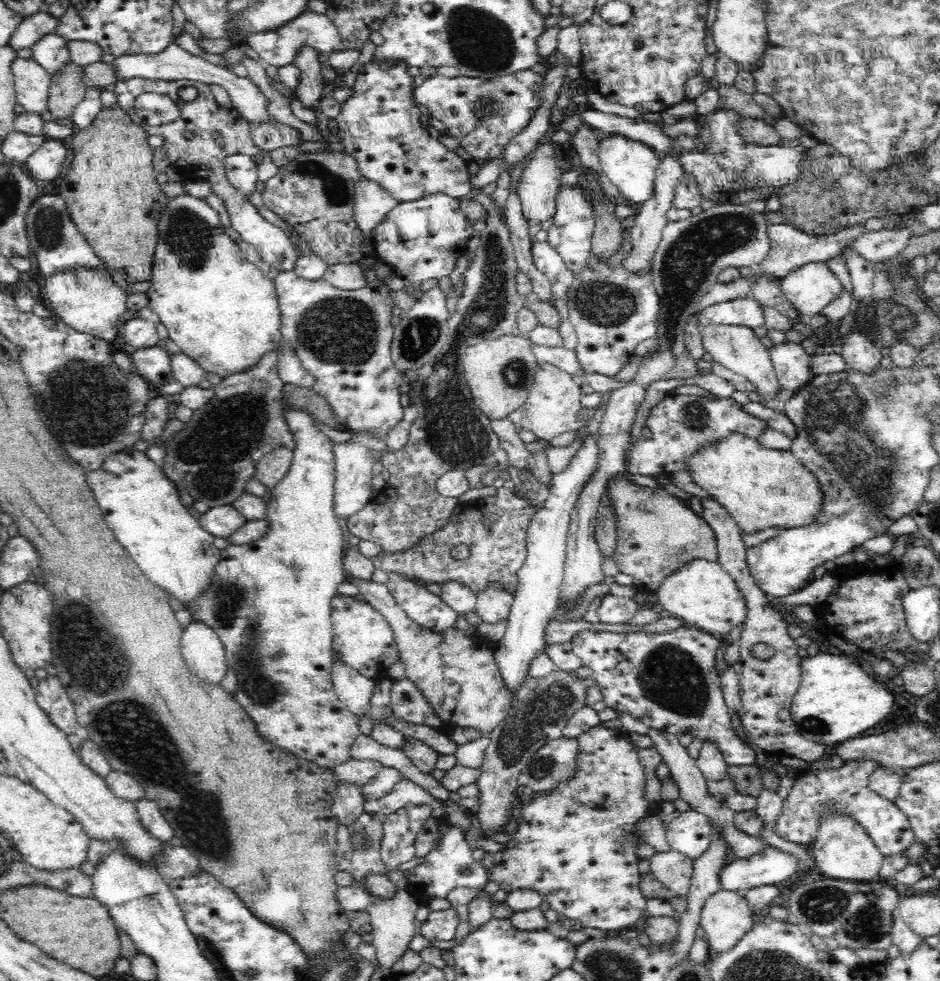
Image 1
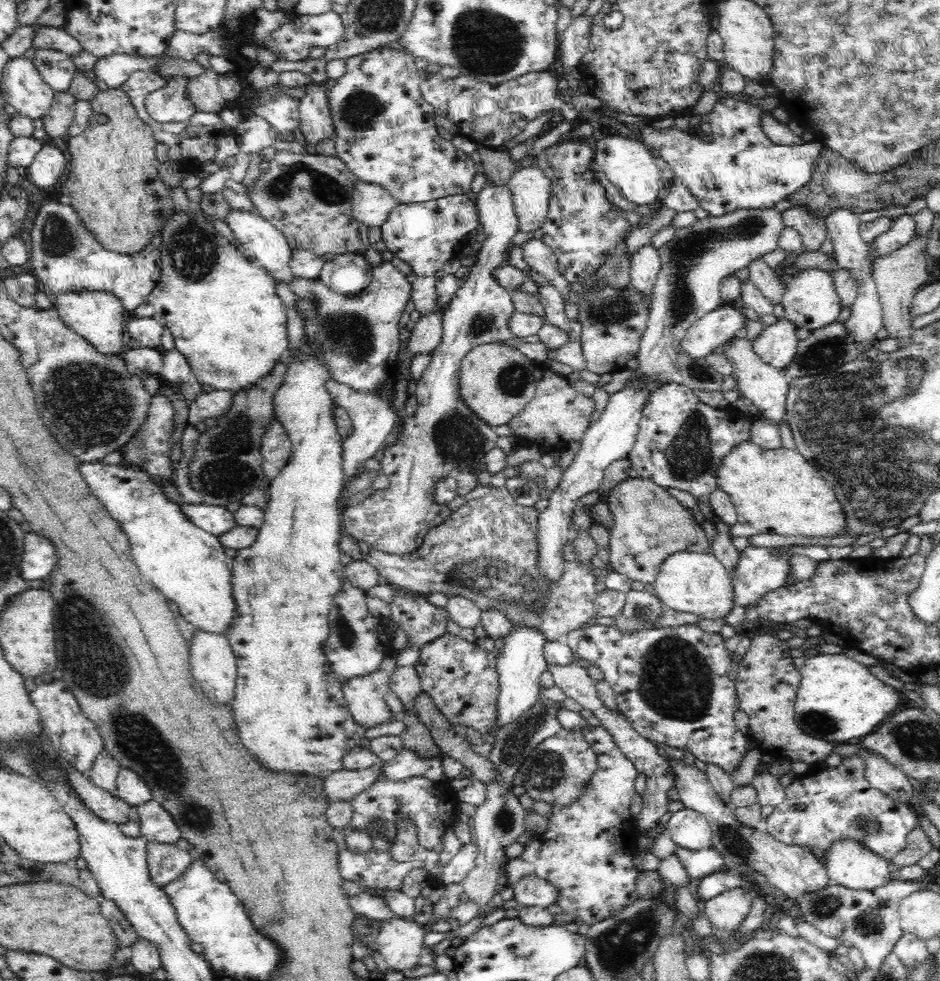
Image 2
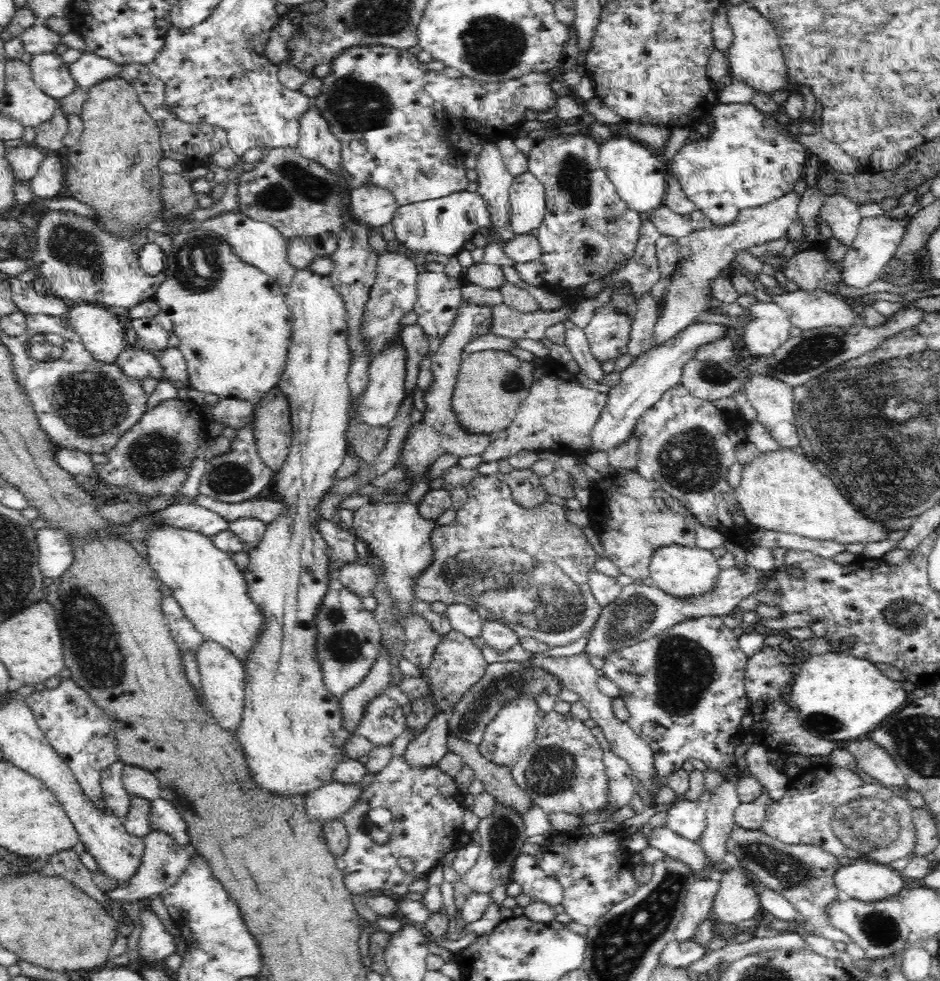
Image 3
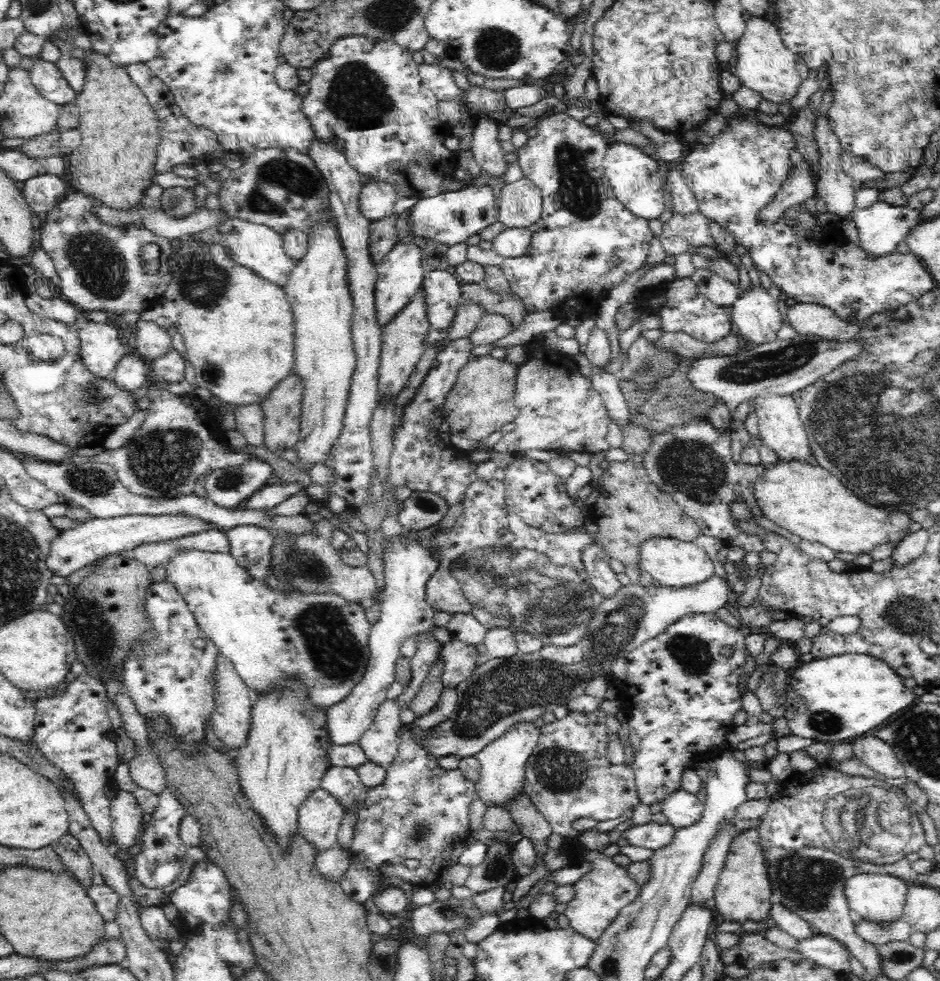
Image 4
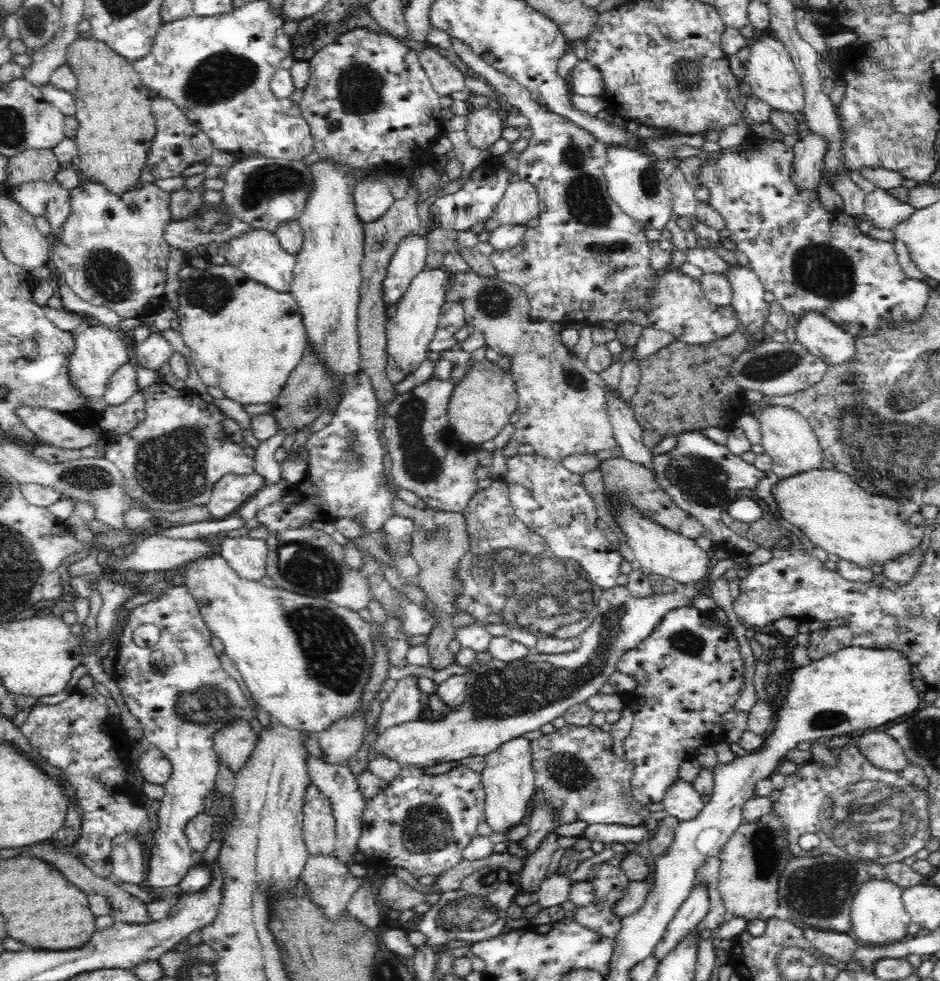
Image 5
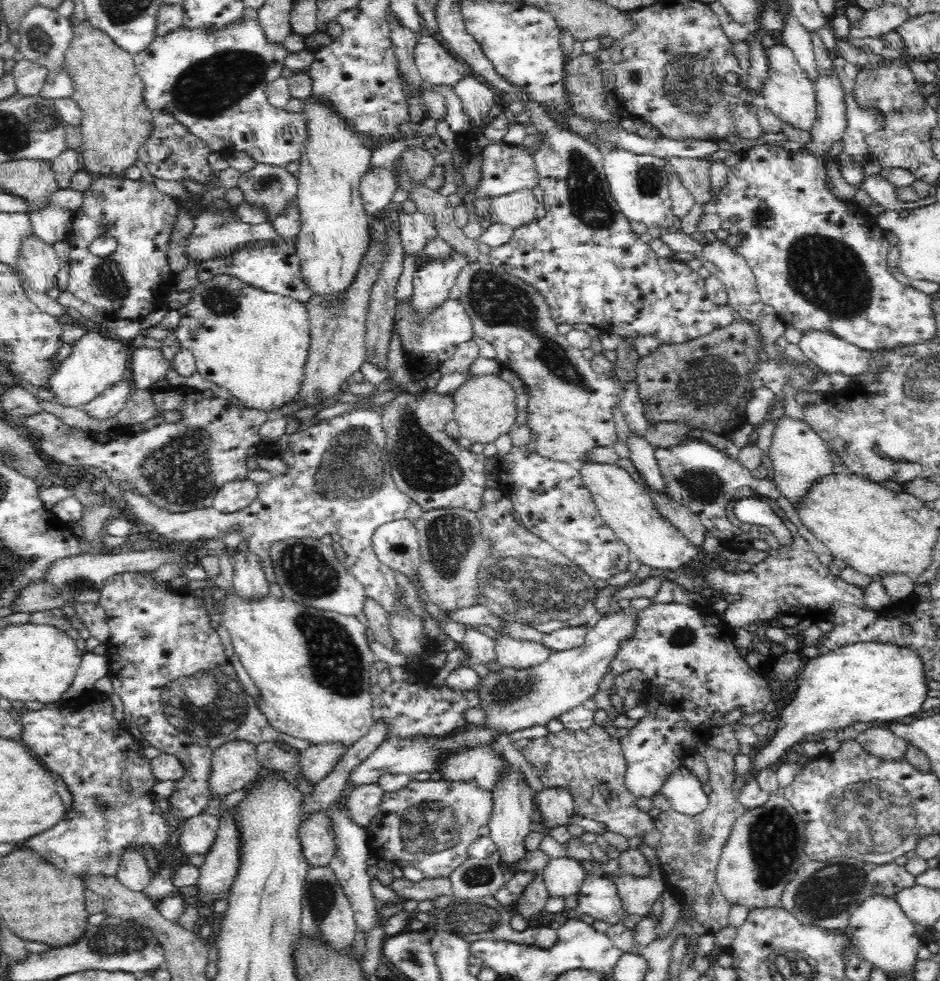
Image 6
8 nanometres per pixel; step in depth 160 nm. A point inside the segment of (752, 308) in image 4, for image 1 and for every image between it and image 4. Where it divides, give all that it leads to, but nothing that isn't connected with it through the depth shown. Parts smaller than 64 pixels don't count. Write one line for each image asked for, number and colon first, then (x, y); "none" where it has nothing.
1: (791, 361)
2: (776, 345)
3: (769, 327)

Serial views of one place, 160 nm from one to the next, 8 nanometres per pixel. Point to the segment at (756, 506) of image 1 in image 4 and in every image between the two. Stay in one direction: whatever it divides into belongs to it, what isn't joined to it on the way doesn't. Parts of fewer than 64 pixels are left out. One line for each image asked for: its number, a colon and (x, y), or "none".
2: (778, 491)
3: (781, 491)
4: (807, 500)

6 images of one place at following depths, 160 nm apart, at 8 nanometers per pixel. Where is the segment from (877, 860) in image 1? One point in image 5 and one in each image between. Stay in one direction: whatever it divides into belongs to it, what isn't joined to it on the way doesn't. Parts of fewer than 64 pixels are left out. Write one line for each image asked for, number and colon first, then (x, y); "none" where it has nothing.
2: (848, 863)
3: (864, 880)
4: (880, 897)
5: (878, 916)

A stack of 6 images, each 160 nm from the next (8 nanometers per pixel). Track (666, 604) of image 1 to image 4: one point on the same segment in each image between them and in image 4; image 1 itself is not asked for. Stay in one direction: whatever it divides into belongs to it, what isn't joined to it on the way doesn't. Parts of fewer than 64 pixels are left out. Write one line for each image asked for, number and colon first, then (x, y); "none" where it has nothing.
2: (694, 582)
3: (682, 572)
4: (674, 563)

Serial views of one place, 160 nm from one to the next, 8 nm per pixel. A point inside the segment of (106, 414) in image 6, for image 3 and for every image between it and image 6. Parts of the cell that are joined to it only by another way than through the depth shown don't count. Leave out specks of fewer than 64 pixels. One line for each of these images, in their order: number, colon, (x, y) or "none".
3: (140, 364)
4: (131, 372)
5: (122, 385)

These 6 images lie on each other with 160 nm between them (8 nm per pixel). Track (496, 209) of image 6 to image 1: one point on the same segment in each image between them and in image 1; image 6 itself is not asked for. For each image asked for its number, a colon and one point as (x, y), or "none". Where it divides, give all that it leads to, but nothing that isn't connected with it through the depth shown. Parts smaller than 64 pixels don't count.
1: (539, 184)
2: (531, 189)
3: (527, 194)
4: (520, 205)
5: (520, 203)

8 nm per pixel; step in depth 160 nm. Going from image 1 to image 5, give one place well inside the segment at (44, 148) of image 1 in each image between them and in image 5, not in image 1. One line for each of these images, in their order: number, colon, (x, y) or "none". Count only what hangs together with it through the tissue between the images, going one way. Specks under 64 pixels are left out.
2: (50, 165)
3: (49, 181)
4: (43, 192)
5: (49, 199)

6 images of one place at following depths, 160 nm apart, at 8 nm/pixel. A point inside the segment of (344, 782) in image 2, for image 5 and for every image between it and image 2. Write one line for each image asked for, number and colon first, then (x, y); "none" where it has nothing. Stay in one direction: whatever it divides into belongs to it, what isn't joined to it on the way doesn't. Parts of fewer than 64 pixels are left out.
3: (331, 801)
4: (319, 816)
5: (319, 830)

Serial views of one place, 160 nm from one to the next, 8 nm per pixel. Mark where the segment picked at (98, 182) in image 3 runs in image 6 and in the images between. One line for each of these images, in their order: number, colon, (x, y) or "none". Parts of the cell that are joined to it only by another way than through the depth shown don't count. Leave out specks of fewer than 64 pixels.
4: (115, 162)
5: (117, 127)
6: (116, 122)

